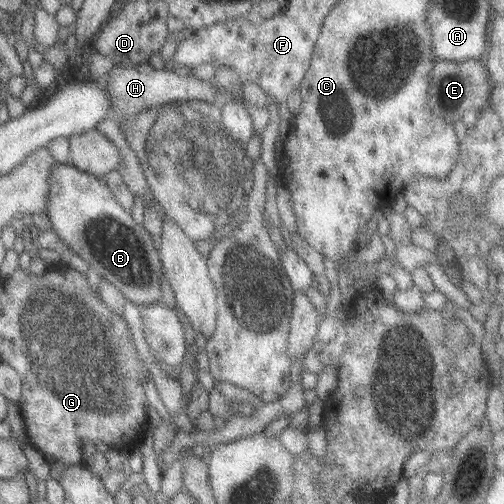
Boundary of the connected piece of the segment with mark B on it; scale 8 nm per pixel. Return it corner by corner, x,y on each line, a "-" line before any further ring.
55,163
49,171
48,192
44,213
66,250
82,258
135,306
162,302
159,283
163,270
155,249
157,241
153,241
156,238
119,206
103,180
69,164

